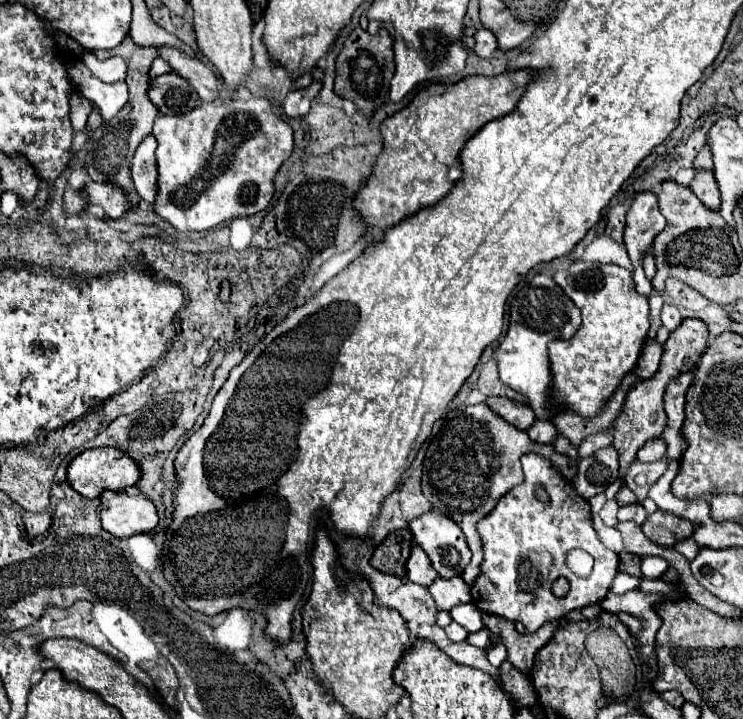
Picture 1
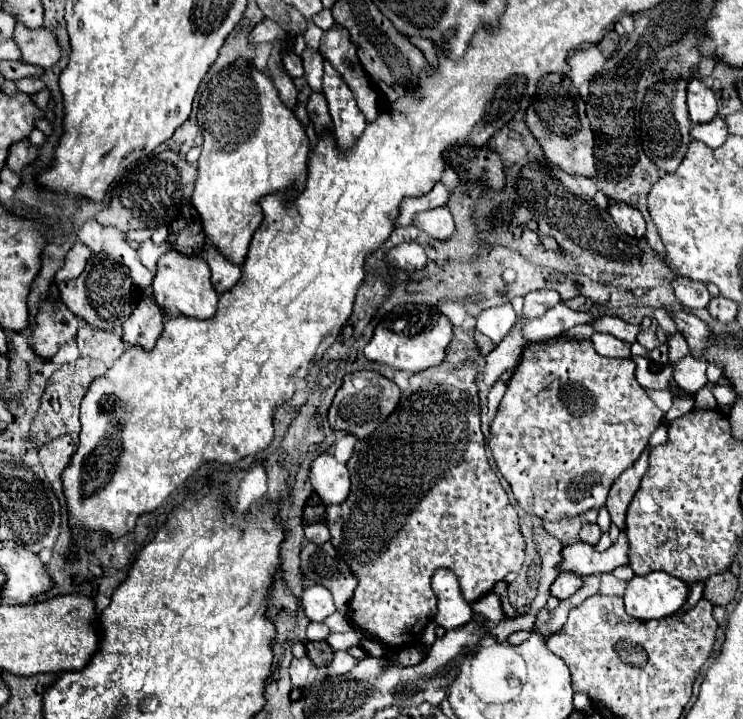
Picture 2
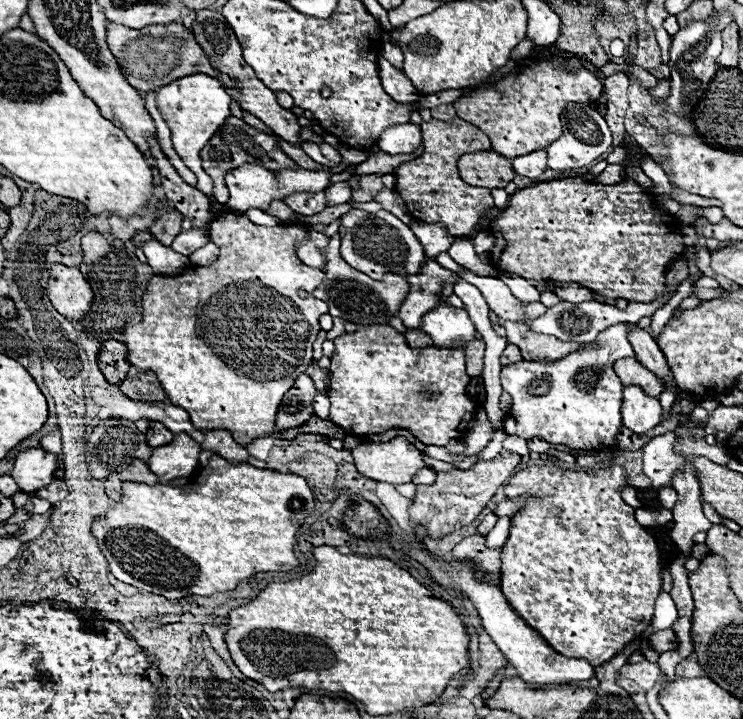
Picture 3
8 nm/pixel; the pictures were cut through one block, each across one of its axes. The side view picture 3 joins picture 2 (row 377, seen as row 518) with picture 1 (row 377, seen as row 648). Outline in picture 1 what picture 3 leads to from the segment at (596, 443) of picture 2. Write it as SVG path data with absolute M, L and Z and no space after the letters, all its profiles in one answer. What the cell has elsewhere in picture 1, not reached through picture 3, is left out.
M574 260L566 270L554 272L554 282L574 300L574 304L582 310L582 326L570 340L554 340L548 344L552 372L554 372L554 404L562 408L572 408L584 418L592 418L604 406L604 402L616 390L620 378L630 372L640 356L646 332L648 332L648 298L636 292L632 272L616 266L616 264L600 264L600 262L584 262Z

